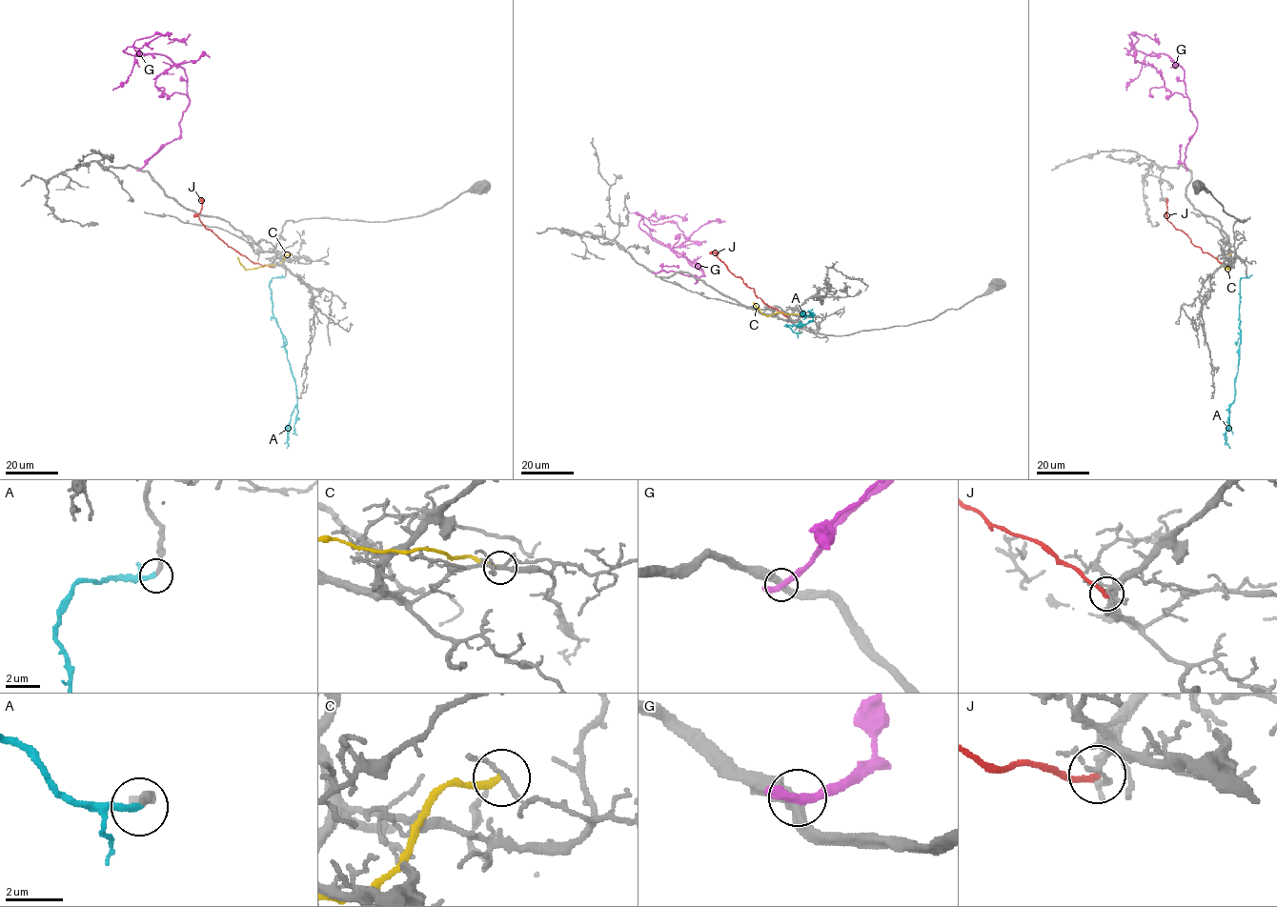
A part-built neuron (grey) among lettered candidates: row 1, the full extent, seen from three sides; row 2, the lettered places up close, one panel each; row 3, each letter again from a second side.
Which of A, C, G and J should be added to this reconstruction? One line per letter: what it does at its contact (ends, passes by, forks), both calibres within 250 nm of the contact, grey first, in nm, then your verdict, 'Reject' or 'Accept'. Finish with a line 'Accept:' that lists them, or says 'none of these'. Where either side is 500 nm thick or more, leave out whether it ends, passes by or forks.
A: It ends there. Thickness 200 nm (grey) against 240 nm. Accept
C: It ends there. Thickness 110 nm (grey) against 200 nm. Reject
G: It ends there. Thickness 420 nm (grey) against 440 nm. Reject
J: It ends there. Thickness 130 nm (grey) against 220 nm. Reject
Accept: A

